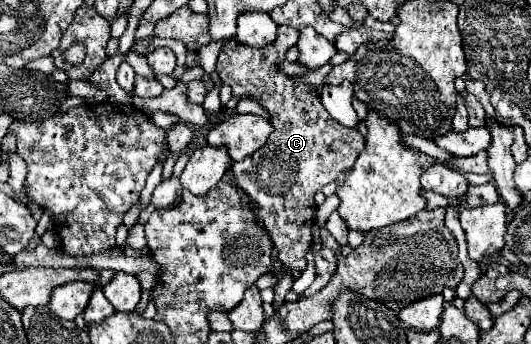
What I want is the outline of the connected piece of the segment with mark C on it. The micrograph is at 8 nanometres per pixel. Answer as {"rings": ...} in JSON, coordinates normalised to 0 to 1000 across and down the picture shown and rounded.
{"rings":[[[527,73],[520,119],[501,137],[471,137],[429,113],[411,160],[407,206],[437,253],[437,282],[478,288],[508,334],[516,381],[501,422],[456,474],[441,474],[437,503],[460,561],[482,584],[490,637],[512,683],[524,753],[546,782],[573,788],[576,735],[588,712],[588,654],[595,642],[591,567],[670,474],[670,456],[685,439],[685,398],[670,375],[640,363],[610,323],[591,247],[524,201],[524,183],[539,172],[539,148],[561,125],[561,102],[561,84]]]}

